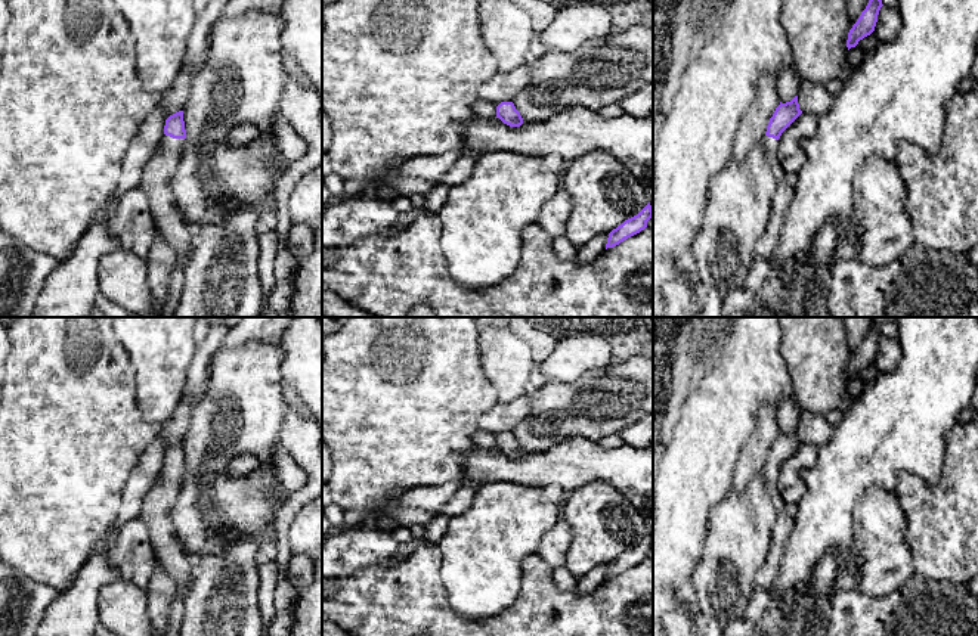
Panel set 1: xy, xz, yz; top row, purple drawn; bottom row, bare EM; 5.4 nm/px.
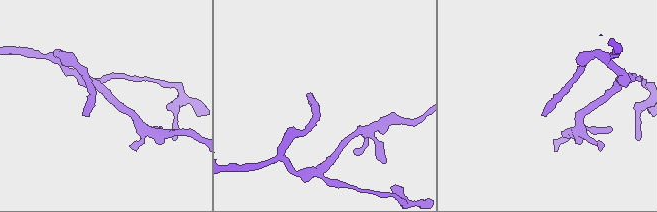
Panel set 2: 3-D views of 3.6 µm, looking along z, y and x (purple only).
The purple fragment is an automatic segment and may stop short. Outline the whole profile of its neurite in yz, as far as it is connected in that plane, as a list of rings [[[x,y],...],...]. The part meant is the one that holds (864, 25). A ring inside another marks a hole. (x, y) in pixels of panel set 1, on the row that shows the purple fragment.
[[[869,0],[866,9],[861,12],[860,18],[848,32],[848,50],[851,47],[855,47],[860,40],[870,35],[875,31],[878,15],[882,6],[882,0]]]

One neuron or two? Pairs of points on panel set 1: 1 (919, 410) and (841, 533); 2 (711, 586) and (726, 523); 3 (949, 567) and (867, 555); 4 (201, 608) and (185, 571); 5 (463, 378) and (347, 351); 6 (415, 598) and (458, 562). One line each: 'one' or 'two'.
1: one
2: one
3: two
4: two
5: one
6: two

